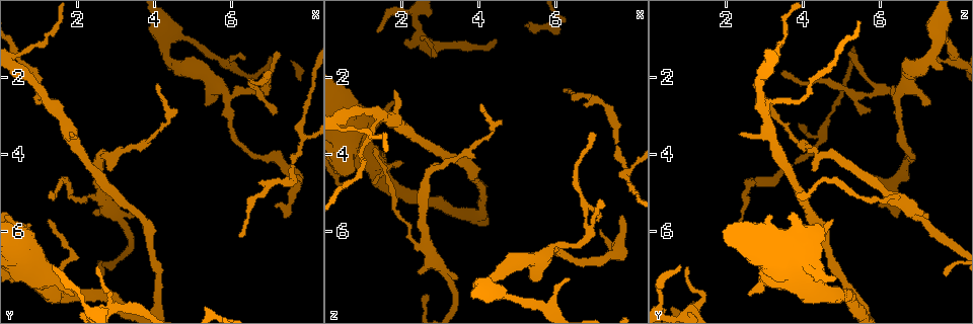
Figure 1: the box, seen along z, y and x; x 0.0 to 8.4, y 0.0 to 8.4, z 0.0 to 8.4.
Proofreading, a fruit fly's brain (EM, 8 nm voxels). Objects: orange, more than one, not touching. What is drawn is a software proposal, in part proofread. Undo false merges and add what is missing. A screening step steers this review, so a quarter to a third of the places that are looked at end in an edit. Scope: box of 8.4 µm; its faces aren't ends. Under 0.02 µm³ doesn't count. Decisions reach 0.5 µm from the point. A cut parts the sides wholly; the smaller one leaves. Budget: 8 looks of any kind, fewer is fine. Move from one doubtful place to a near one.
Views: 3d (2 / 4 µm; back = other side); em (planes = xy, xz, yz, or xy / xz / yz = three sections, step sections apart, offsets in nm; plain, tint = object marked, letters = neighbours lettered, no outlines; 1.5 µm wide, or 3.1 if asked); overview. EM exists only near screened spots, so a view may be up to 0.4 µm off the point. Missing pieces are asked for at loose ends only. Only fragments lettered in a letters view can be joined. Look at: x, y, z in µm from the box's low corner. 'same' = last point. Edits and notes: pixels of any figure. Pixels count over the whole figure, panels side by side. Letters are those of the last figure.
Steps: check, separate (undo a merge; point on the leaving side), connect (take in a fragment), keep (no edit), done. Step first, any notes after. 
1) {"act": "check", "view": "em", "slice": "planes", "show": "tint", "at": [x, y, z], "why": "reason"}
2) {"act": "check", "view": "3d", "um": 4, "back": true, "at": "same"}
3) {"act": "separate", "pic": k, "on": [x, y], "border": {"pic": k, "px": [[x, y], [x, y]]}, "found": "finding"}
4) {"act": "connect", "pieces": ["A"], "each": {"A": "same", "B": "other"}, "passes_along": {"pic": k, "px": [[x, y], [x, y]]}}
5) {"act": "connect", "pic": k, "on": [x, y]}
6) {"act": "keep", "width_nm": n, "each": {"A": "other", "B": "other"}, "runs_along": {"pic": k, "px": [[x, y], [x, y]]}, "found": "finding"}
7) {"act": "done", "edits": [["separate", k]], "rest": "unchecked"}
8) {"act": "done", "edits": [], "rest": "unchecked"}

{"act": "check", "view": "em", "slice": "yz", "step": 8, "show": "letters", "at": [2.65, 5.10, 6.40], "why": "three arms meet"}

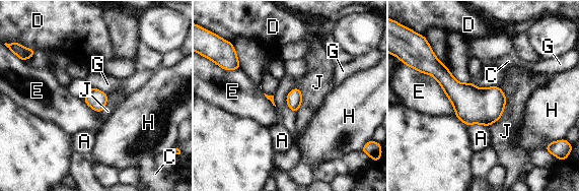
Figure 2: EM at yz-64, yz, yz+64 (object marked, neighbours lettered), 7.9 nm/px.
{"act": "check", "view": "em", "slice": "planes", "show": "letters", "at": "same"}

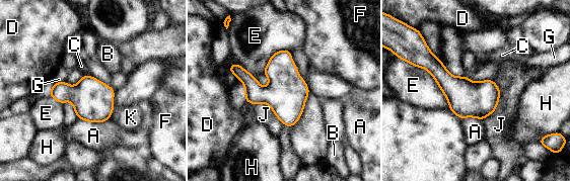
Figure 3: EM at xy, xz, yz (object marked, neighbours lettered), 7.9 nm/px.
{"act": "keep", "each": {"A": "other", "B": "other", "C": "other", "D": "other", "E": "other", "F": "other", "G": "other", "H": "other", "J": "other", "K": "other"}, "border": {"pic": 3, "px": [[88, 74], [83, 76]]}, "found": "one neuron here"}

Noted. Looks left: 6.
{"act": "check", "view": "em", "slice": "planes", "show": "letters", "at": [7.20, 5.35, 6.00], "why": "free end"}

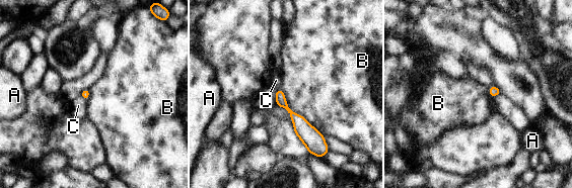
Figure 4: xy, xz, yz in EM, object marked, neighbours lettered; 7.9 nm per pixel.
{"act": "keep", "each": {"A": "other", "B": "other", "C": "other"}, "found": "no lettered fragment goes on from it"}

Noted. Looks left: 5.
{"act": "check", "view": "3d", "um": 2, "at": [5.90, 2.50, 6.45], "why": "three arms meet"}

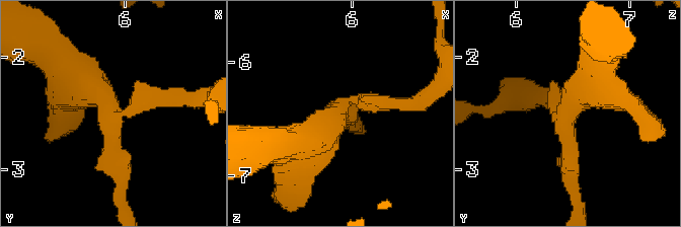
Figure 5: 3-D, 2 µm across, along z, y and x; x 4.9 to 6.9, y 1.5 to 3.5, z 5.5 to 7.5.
{"act": "check", "view": "em", "slice": "yz", "step": 8, "show": "tint", "at": [5.88, 2.48, 6.44], "arms": 3}

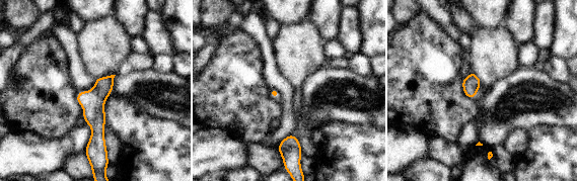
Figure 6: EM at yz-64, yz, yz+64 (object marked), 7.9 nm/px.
{"act": "check", "view": "em", "slice": "planes", "show": "letters", "at": "same", "why": "another direction"}

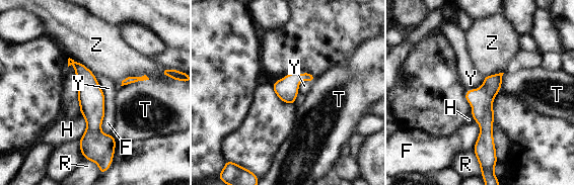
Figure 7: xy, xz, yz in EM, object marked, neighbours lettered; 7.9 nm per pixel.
{"act": "keep", "each": {"F": "other", "H": "other", "R": "other", "T": "other", "Y": "other", "Z": "other"}, "runs_along": {"pic": 7, "px": [[70, 62], [91, 98], [88, 151]]}, "found": "continuous, no second neuron"}

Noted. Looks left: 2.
{"act": "done", "edits": [], "rest": "unchecked"}

